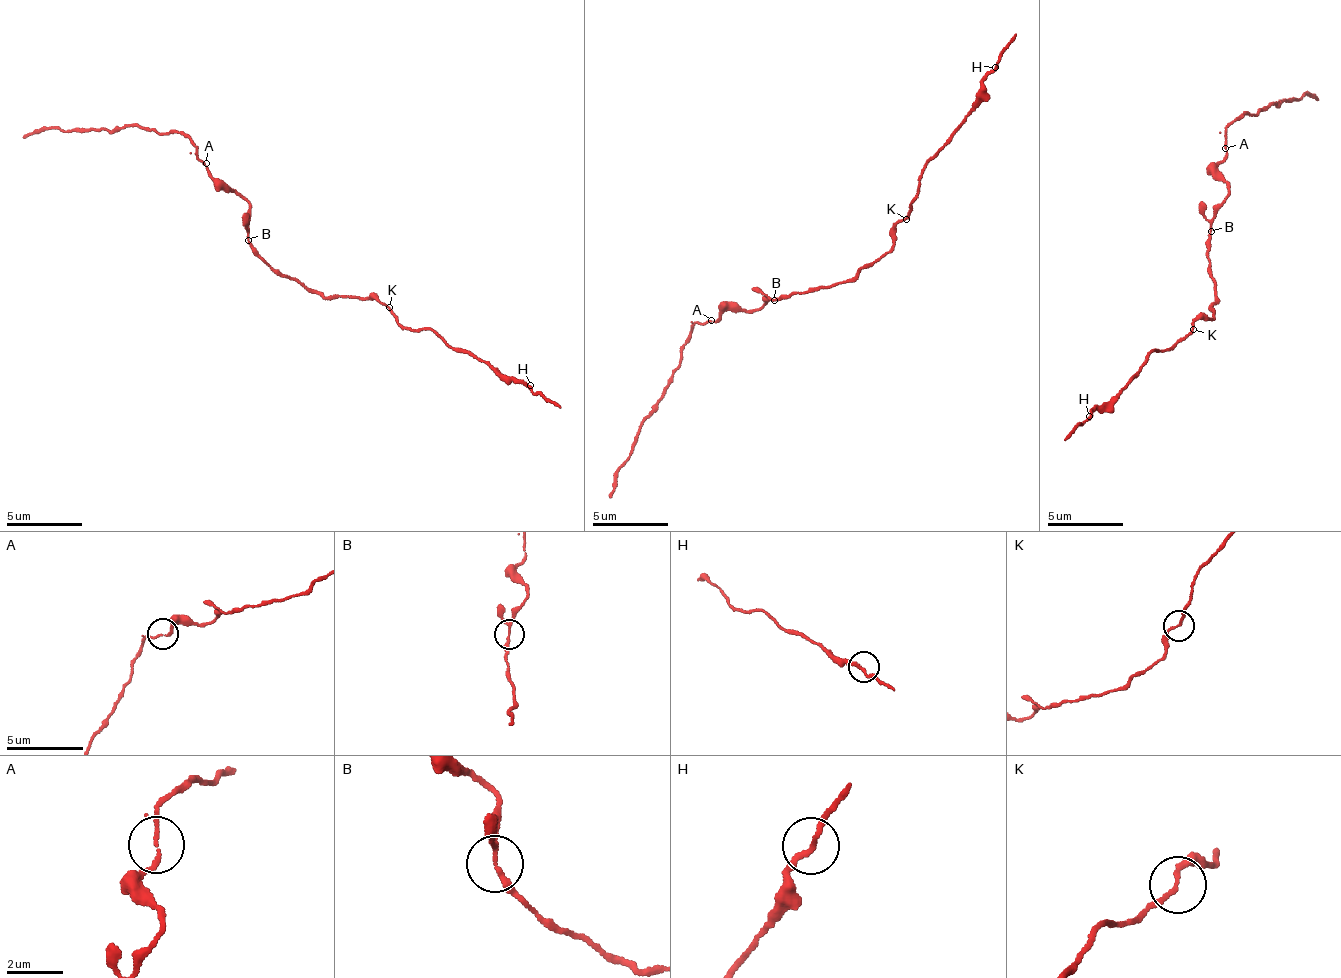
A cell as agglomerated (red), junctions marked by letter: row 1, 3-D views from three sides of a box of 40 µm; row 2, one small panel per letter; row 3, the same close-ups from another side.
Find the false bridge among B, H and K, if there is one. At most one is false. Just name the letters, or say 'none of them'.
none of them

